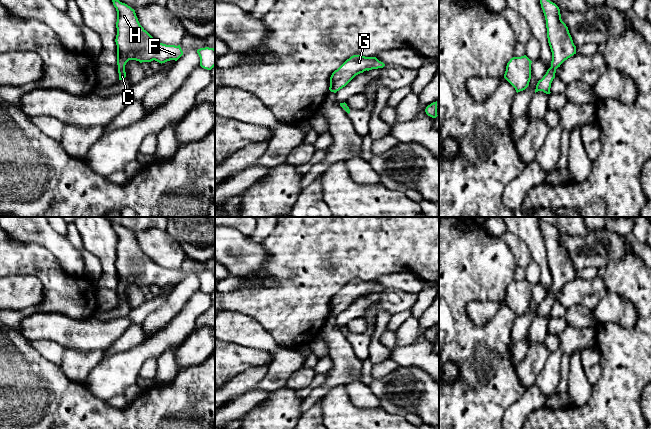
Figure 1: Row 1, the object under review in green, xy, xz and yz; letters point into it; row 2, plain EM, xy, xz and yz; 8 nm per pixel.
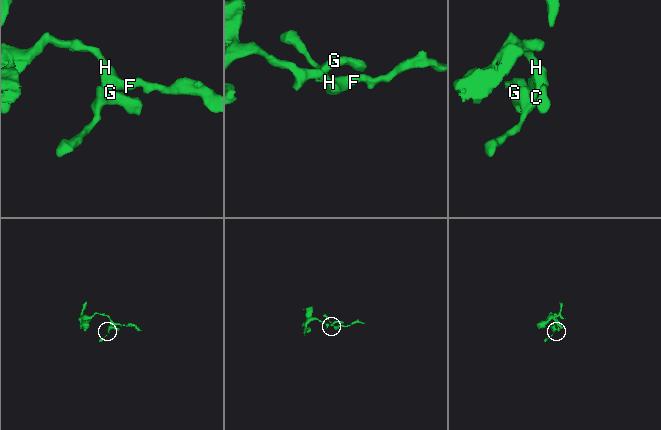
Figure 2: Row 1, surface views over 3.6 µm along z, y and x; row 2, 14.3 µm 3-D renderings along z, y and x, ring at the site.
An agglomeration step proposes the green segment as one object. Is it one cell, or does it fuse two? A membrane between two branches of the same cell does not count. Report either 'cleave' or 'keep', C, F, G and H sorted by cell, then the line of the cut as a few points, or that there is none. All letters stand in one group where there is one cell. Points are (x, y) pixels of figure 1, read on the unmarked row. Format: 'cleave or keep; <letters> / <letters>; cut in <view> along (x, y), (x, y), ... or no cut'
keep; C F G H; no cut

